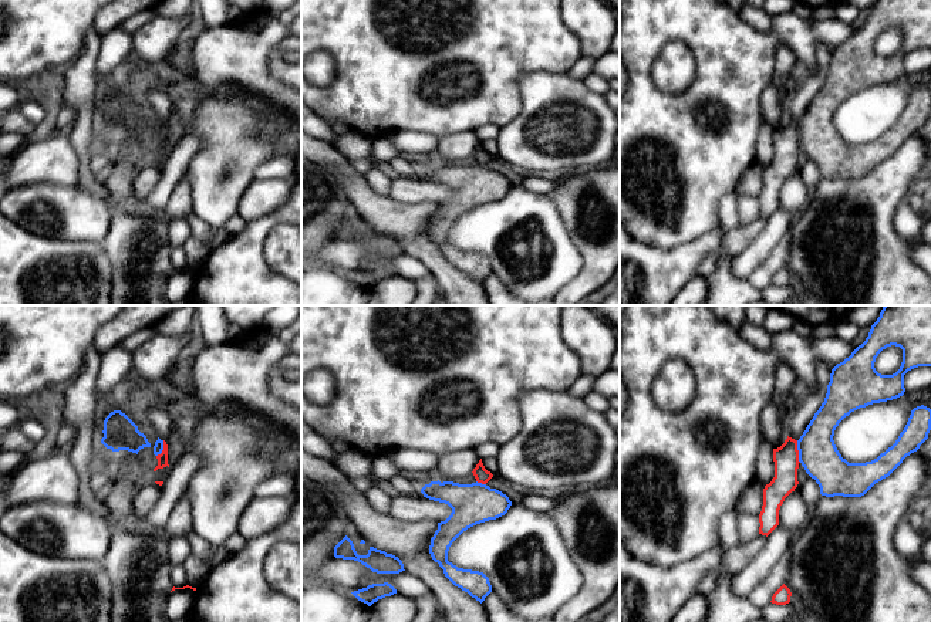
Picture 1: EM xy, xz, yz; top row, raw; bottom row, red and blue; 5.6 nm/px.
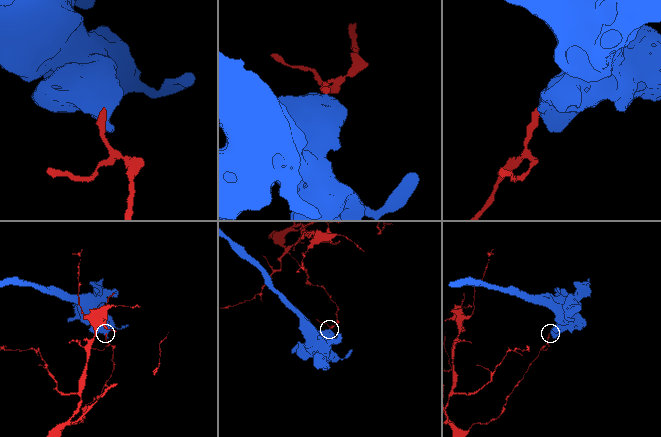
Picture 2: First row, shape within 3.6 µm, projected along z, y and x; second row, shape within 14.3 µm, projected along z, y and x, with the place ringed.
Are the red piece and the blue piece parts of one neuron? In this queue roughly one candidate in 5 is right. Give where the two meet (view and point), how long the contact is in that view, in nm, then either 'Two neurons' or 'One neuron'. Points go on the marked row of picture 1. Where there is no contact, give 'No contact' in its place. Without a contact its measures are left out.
Touches red at yz (798, 452). Shared border 130 nm. Two neurons

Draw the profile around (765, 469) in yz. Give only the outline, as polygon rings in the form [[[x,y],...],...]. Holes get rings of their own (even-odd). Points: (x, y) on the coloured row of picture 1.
[[[762,436],[759,440],[758,450],[756,479],[766,486],[772,481],[773,477],[775,477],[773,447]]]

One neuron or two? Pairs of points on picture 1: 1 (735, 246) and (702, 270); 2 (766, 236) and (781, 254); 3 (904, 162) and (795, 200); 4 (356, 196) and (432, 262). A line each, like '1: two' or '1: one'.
1: one
2: two
3: two
4: one

